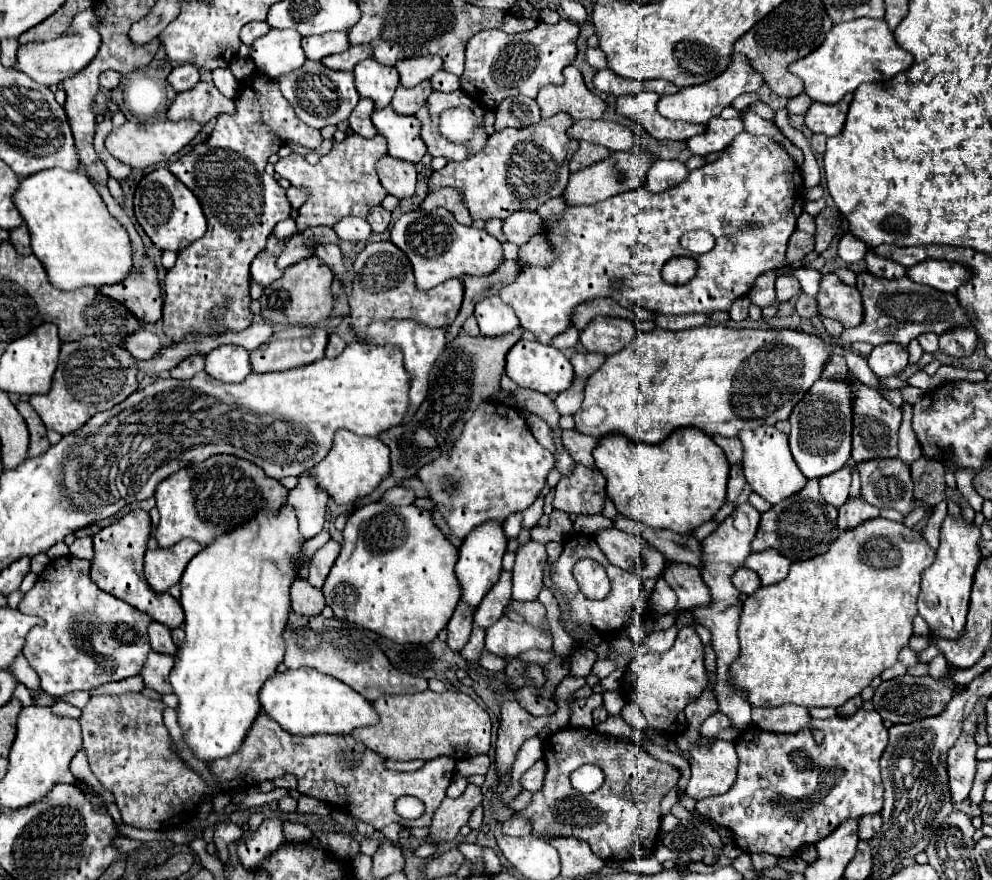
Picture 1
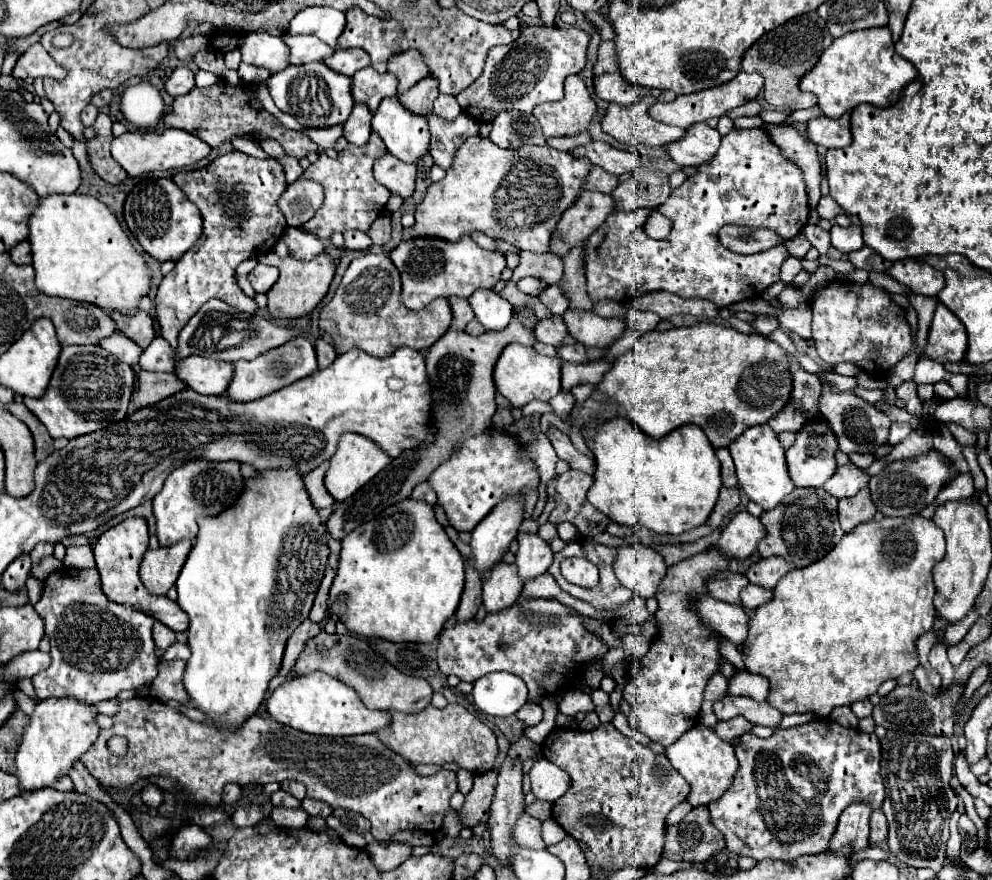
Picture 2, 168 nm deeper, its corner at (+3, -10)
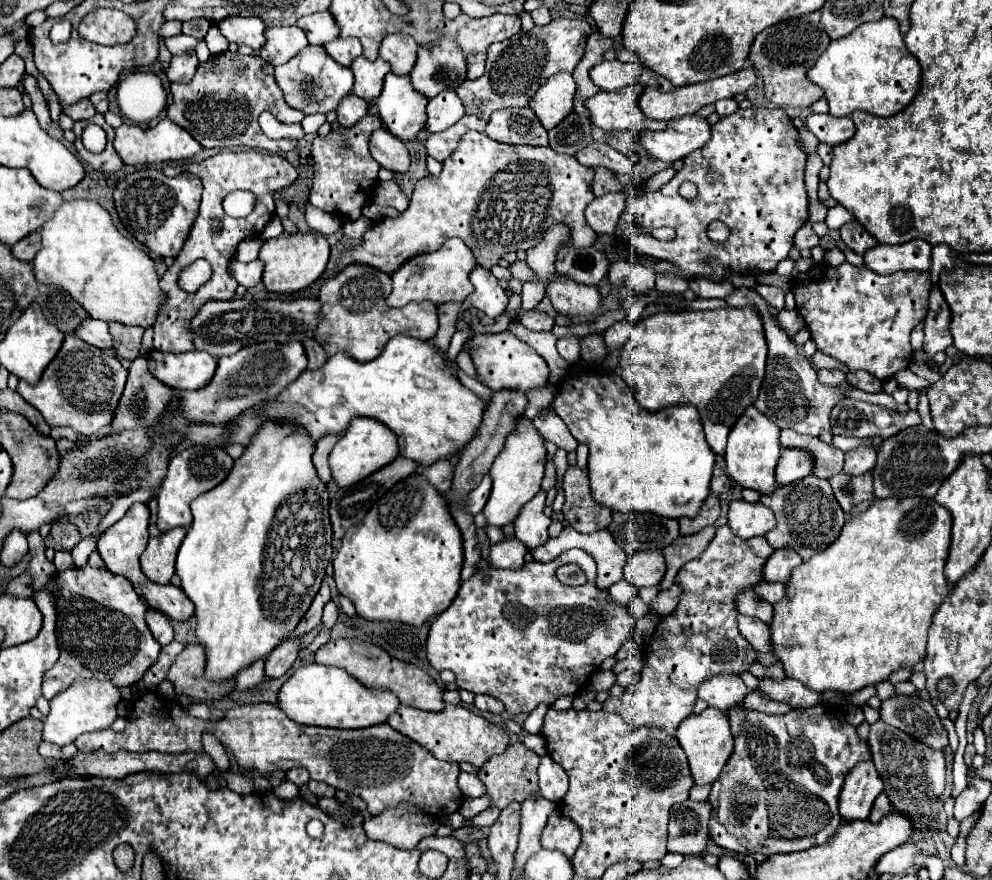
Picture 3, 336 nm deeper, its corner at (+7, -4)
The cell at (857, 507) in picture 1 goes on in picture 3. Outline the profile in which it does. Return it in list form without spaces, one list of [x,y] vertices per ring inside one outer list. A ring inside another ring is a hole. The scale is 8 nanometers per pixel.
[[[844,472],[836,474],[830,478],[834,496],[838,500],[838,504],[842,506],[842,510],[846,514],[850,514],[850,510],[862,502],[872,502],[874,496],[874,488],[872,488],[872,474],[860,474],[860,476],[848,476]]]

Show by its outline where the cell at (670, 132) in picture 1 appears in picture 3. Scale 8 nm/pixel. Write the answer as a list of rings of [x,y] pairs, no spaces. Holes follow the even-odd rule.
[[[636,82],[618,92],[600,90],[592,98],[588,98],[584,106],[590,112],[592,124],[602,130],[664,130],[664,122],[644,118],[638,106],[640,90],[644,90],[644,86]]]

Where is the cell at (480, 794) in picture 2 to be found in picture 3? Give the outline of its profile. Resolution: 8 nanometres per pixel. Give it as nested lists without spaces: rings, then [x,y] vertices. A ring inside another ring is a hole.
[[[522,742],[510,744],[500,756],[494,756],[494,760],[490,758],[490,762],[480,768],[478,776],[486,784],[486,794],[492,796],[492,804],[502,810],[514,800],[524,802],[528,796],[536,794],[538,792],[538,776],[536,776],[538,762],[540,762],[540,756],[532,752],[530,748],[526,748]]]

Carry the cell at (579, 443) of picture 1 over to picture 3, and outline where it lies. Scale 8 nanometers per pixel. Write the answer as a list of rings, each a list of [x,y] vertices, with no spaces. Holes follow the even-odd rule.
[[[544,412],[538,414],[534,420],[534,426],[538,428],[538,432],[552,444],[556,444],[558,448],[566,450],[566,452],[574,452],[578,442],[572,438],[572,434],[568,432],[568,428],[564,426],[564,422],[560,420],[558,414],[554,412]]]

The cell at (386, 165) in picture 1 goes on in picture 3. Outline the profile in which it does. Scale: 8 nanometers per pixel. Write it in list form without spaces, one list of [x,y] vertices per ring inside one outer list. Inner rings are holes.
[[[384,128],[374,130],[370,136],[370,154],[382,168],[388,168],[392,172],[402,174],[410,166],[410,156],[404,142]]]

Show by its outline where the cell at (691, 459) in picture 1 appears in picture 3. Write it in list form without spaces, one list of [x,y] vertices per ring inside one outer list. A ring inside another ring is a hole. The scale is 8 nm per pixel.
[[[572,366],[568,370],[568,374],[564,376],[562,380],[562,386],[552,402],[552,408],[554,412],[564,420],[564,424],[568,426],[570,434],[580,442],[580,444],[586,444],[588,446],[588,476],[590,476],[590,488],[592,488],[592,496],[596,498],[596,502],[600,502],[602,506],[608,506],[610,510],[620,510],[620,512],[630,512],[630,510],[636,510],[636,512],[652,512],[652,514],[660,514],[664,518],[682,518],[682,516],[688,516],[692,518],[694,514],[698,514],[702,502],[708,498],[710,494],[710,478],[712,478],[712,468],[714,468],[714,452],[710,450],[708,442],[706,442],[706,436],[704,436],[704,428],[702,428],[702,422],[700,422],[700,414],[694,406],[690,404],[672,404],[672,406],[666,406],[658,412],[648,412],[644,410],[636,398],[634,398],[634,388],[624,382],[624,378],[620,374],[594,374],[594,372],[580,372]]]

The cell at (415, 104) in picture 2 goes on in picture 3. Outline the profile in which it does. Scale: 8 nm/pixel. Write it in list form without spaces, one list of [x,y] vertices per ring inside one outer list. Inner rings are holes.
[[[440,38],[418,48],[418,60],[410,78],[420,94],[432,98],[442,90],[456,90],[466,82],[466,74],[468,66],[462,48],[452,38]]]

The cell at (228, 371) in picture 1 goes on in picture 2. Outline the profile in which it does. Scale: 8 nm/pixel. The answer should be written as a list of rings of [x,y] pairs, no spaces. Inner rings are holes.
[[[190,356],[180,360],[178,376],[186,382],[188,388],[198,394],[224,394],[232,382],[232,364],[210,360],[202,356]]]

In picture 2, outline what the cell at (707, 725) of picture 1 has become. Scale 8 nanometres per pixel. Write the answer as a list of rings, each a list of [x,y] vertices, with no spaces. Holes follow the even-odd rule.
[[[736,716],[736,718],[732,718],[732,720],[718,722],[718,724],[714,726],[714,732],[718,734],[720,740],[730,742],[732,738],[746,734],[750,728],[752,728],[752,724],[748,724],[748,720],[744,720],[744,716]]]

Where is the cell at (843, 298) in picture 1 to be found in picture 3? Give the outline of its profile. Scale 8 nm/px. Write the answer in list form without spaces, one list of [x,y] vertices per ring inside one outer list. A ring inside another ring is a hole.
[[[820,262],[814,264],[804,276],[806,278],[794,282],[792,294],[818,350],[834,356],[850,370],[866,370],[882,382],[910,366],[910,334],[920,322],[924,322],[928,312],[928,294],[932,286],[930,272],[896,272],[892,276],[880,276],[866,266],[852,266],[850,262],[842,262],[840,266]]]

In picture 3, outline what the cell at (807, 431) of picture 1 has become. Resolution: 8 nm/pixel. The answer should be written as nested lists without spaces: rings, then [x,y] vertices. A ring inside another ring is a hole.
[[[782,450],[776,464],[776,484],[786,486],[812,472],[812,458],[804,450]]]

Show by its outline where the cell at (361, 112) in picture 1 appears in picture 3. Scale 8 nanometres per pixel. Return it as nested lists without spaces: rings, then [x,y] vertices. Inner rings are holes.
[[[348,94],[342,98],[342,102],[338,104],[336,108],[336,114],[338,114],[338,124],[344,126],[344,128],[350,128],[354,126],[360,118],[364,118],[368,114],[368,104],[358,98],[356,94]]]

